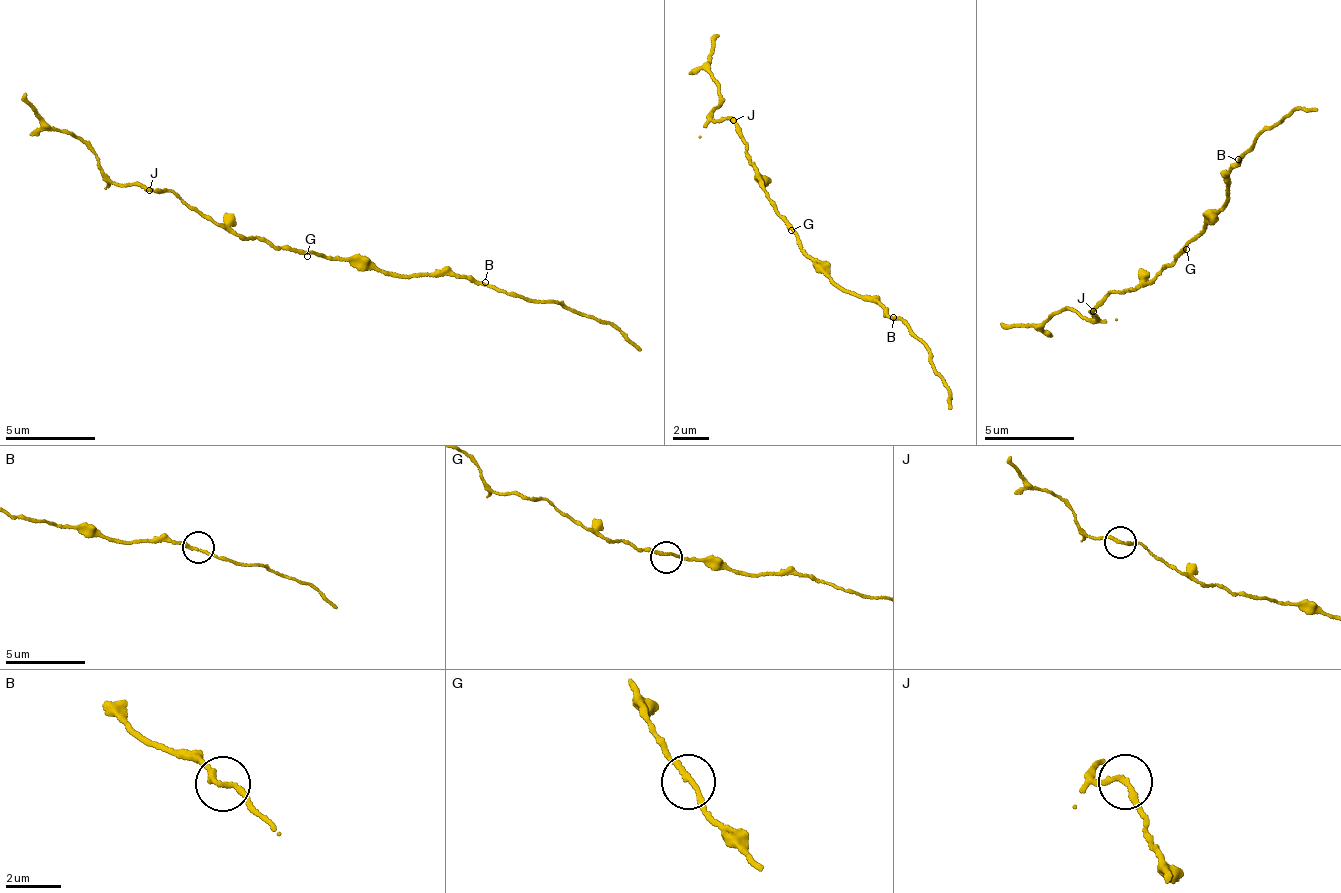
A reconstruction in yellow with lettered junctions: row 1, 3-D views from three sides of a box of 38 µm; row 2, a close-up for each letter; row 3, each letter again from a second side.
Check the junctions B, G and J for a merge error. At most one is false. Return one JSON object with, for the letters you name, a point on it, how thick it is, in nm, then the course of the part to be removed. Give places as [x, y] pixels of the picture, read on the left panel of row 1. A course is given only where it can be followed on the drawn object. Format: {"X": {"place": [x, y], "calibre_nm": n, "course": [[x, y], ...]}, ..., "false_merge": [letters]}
{"false_merge": []}

